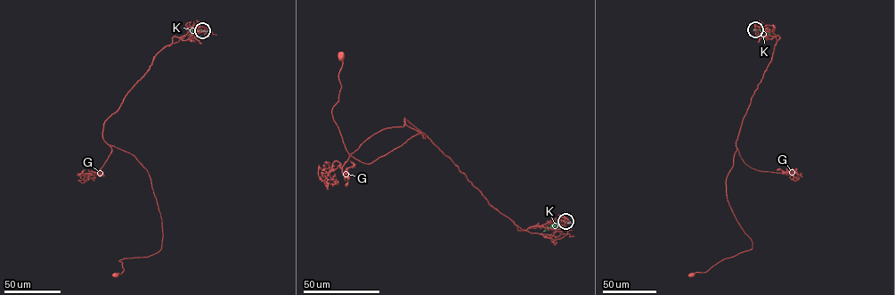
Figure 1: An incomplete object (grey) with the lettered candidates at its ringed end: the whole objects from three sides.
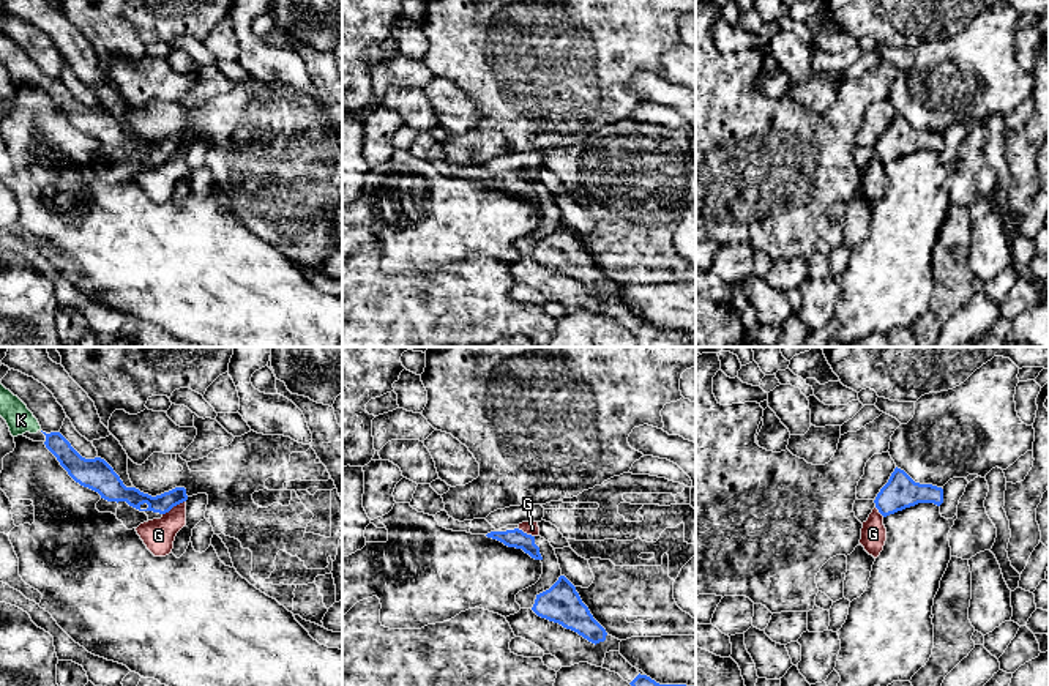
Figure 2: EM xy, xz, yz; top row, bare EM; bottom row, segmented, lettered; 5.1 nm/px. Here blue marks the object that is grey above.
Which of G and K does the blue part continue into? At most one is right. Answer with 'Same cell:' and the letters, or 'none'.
Same cell: K

